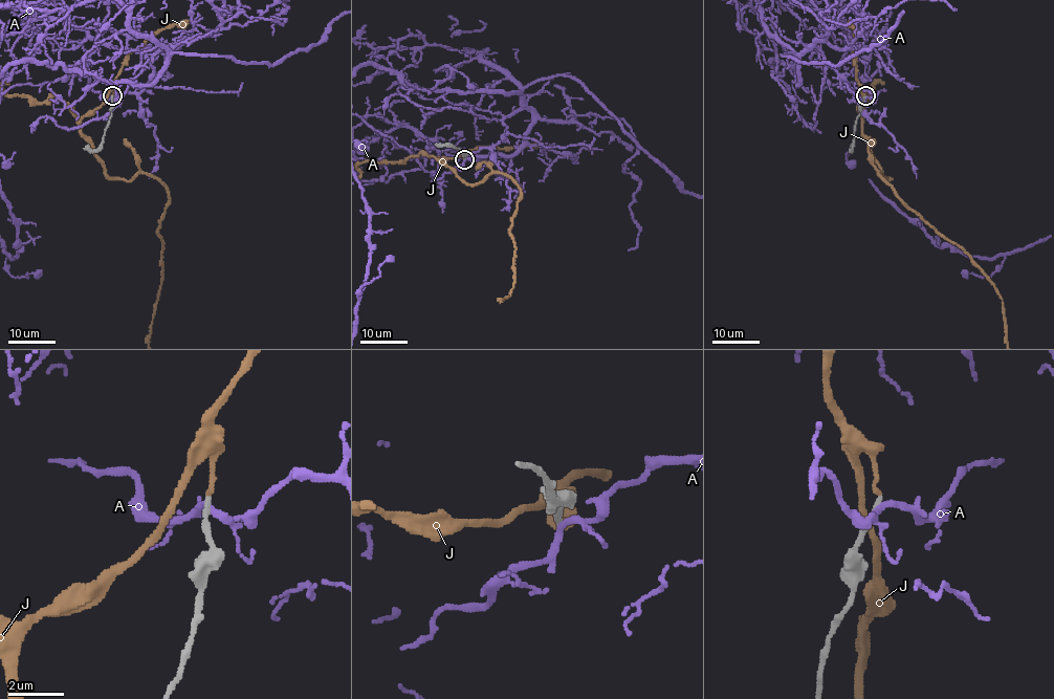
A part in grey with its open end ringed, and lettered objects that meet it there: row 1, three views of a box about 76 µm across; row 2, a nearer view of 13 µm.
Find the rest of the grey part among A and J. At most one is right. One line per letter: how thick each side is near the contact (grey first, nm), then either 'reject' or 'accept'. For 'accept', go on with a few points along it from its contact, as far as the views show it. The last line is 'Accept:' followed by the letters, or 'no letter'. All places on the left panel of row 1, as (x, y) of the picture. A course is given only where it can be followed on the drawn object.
A: 180/240 nm | reject
J: 150/140 nm | accept | via (111, 95), (111, 89), (81, 119), (80, 134), (109, 177), (150, 173), (168, 192), (149, 339)
Accept: J

